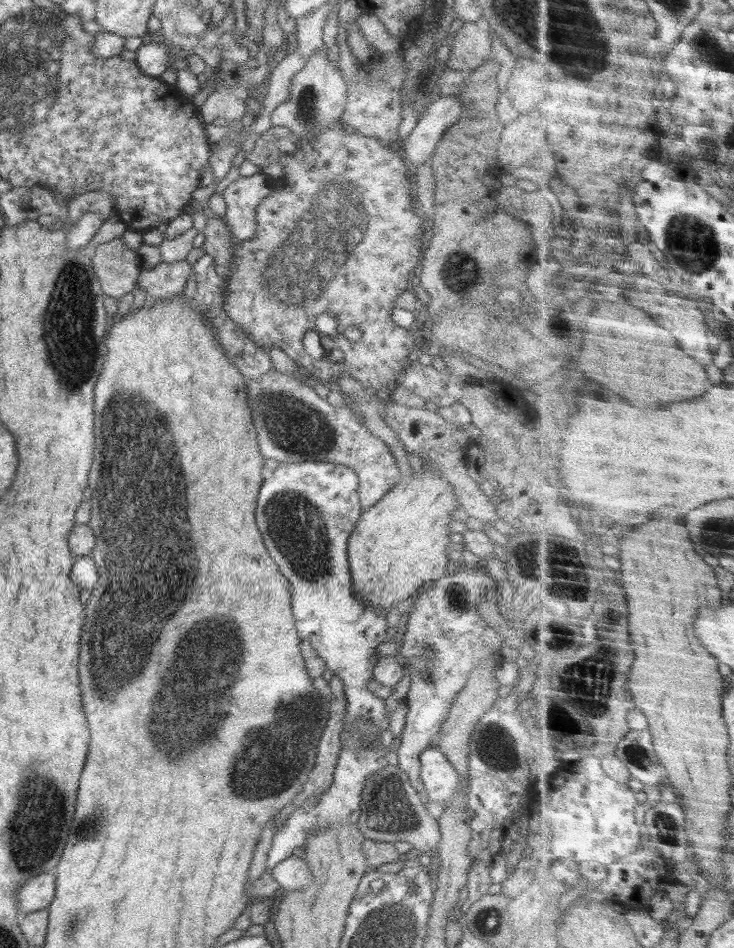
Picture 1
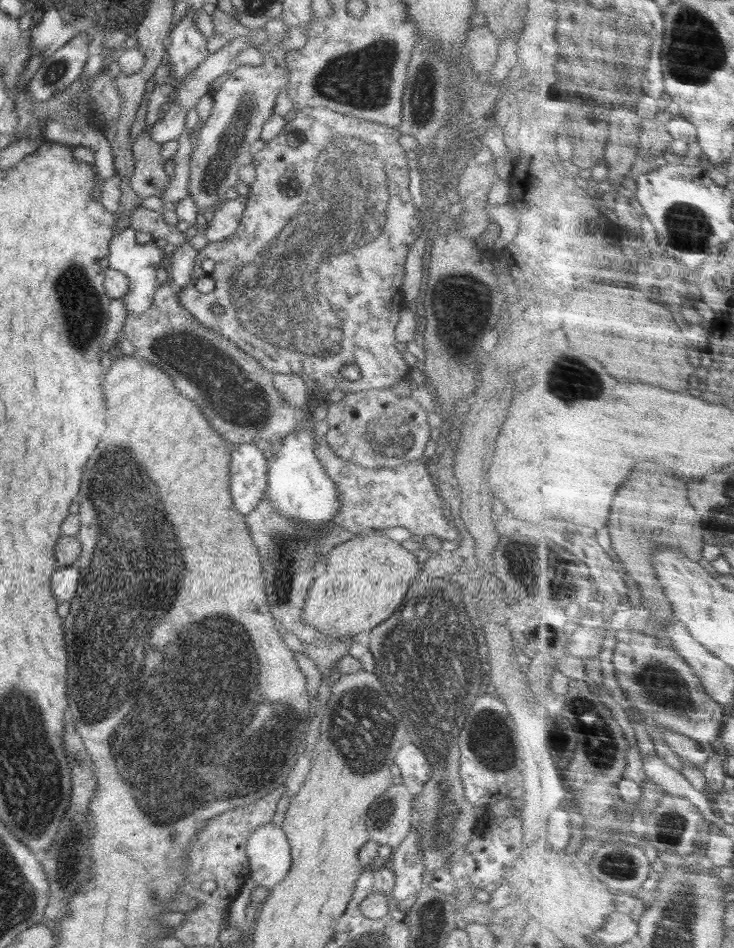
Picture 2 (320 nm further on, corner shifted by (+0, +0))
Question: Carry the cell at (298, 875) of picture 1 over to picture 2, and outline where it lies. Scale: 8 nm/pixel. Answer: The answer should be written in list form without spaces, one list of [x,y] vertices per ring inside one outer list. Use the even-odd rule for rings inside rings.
[[[274,823],[255,828],[247,842],[250,876],[257,886],[271,889],[282,882],[291,868],[287,834]]]

